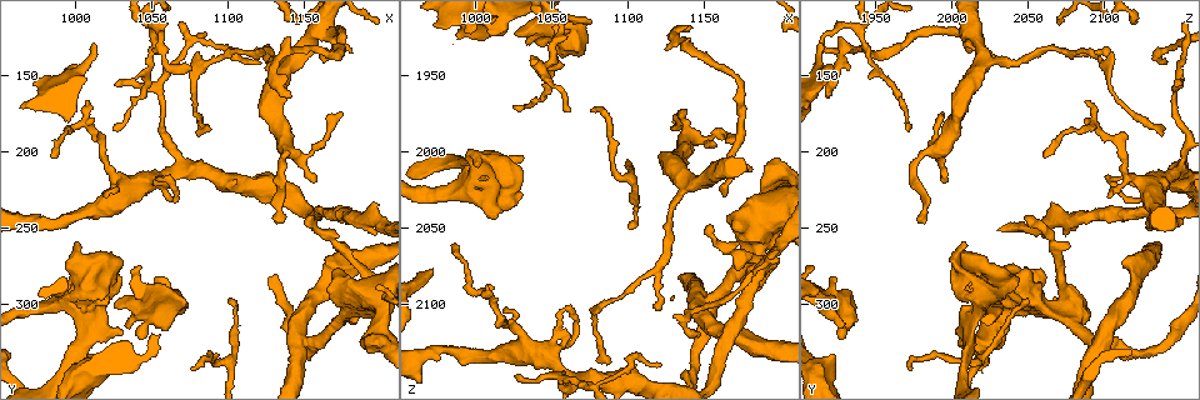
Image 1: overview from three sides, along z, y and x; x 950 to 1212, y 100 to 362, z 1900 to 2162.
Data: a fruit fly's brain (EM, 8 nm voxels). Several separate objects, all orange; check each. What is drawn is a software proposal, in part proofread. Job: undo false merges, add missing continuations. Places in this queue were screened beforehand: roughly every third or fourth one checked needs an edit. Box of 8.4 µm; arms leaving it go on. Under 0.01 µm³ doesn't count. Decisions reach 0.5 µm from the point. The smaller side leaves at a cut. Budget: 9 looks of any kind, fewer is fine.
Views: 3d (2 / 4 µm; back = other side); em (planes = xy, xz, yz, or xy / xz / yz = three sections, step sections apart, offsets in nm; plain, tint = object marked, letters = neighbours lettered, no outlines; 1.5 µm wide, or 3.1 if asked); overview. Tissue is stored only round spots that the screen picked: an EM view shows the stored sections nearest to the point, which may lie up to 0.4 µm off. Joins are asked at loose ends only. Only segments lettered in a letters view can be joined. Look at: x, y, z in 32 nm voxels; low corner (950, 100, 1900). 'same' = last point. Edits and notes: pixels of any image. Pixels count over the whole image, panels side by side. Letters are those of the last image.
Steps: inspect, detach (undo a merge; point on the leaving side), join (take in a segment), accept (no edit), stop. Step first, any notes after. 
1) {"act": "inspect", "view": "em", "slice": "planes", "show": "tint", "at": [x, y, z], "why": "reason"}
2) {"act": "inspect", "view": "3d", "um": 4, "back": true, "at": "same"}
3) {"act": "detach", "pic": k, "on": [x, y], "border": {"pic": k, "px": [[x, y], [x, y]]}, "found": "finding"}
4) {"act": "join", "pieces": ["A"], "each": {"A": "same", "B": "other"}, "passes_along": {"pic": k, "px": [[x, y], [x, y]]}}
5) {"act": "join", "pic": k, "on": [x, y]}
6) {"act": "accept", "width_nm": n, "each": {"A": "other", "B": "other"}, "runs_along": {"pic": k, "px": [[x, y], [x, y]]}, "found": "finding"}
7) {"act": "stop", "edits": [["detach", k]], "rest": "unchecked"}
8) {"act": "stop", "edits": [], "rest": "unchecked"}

{"act": "inspect", "view": "em", "slice": "planes", "show": "letters", "at": [1026, 156, 2146], "why": "an open end"}

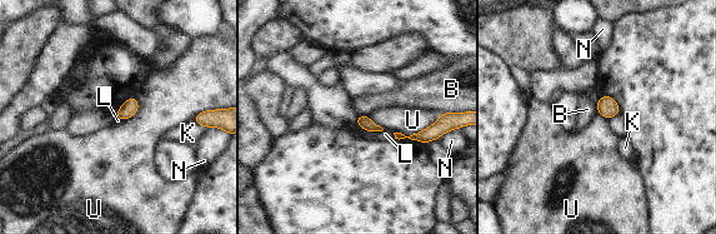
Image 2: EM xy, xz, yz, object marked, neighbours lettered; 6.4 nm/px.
{"act": "accept", "width_nm": 90, "each": {"B": "other", "K": "other", "L": "other", "N": "other", "U": "other"}, "border": {"pic": 2, "px": [[358, 115], [354, 122]]}, "found": "no lettered segment goes on from it"}

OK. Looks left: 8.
{"act": "inspect", "view": "3d", "um": 4, "at": [1036, 222, 2132]}

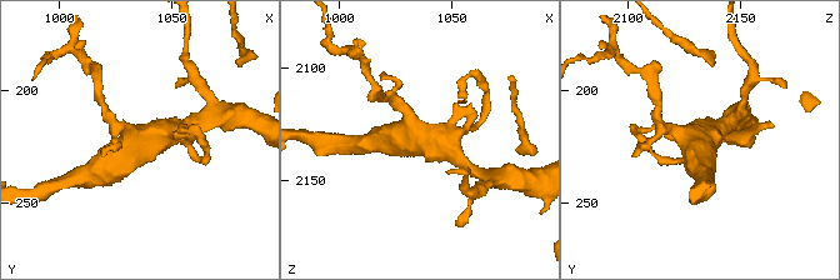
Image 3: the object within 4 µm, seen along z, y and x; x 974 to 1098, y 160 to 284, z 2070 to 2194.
{"act": "inspect", "view": "em", "slice": "planes", "show": "letters", "at": [1036, 223, 2131], "why": "need the tissue"}

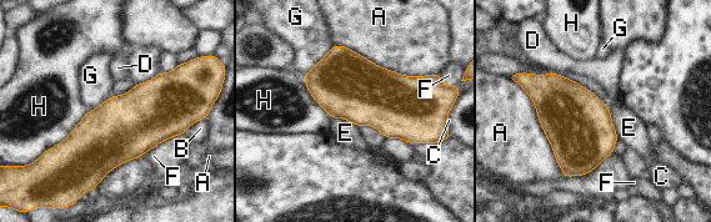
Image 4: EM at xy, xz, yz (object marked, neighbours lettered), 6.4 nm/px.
{"act": "accept", "each": {"A": "other", "B": "other", "C": "other", "D": "other", "E": "other", "F": "other", "G": "other", "H": "other"}, "border": {"pic": 4, "px": [[334, 44], [401, 74], [439, 74]]}, "found": "one neuron here"}

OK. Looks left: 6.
{"act": "inspect", "view": "3d", "um": 2, "at": [1004, 166, 2088], "why": "thin end"}

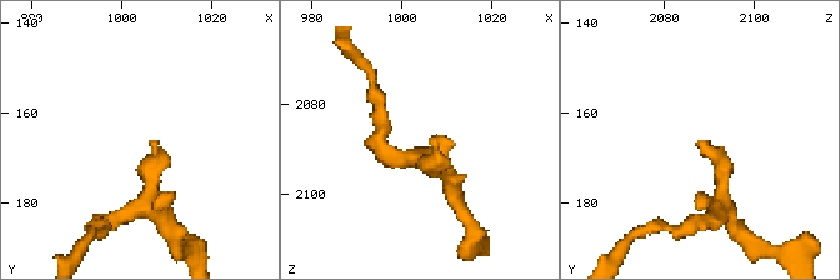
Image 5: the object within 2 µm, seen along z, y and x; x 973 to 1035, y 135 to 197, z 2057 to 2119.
{"act": "inspect", "view": "em", "slice": "yz", "step": 8, "show": "letters", "at": [1006, 167, 2089]}

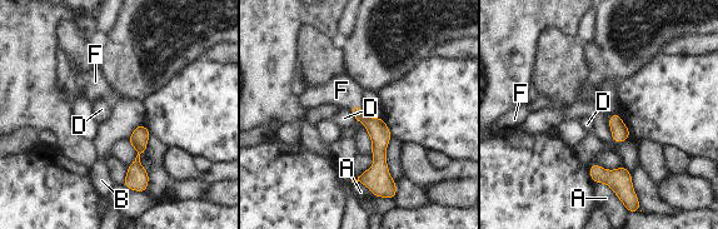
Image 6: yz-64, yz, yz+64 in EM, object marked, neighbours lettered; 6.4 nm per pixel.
{"act": "join", "pieces": ["F"], "longest_contact_nm": ["A", 170], "each": {"A": "other", "B": "other", "D": "other", "F": "same"}, "found": "it goes on there"}

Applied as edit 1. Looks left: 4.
{"act": "inspect", "view": "overview"}

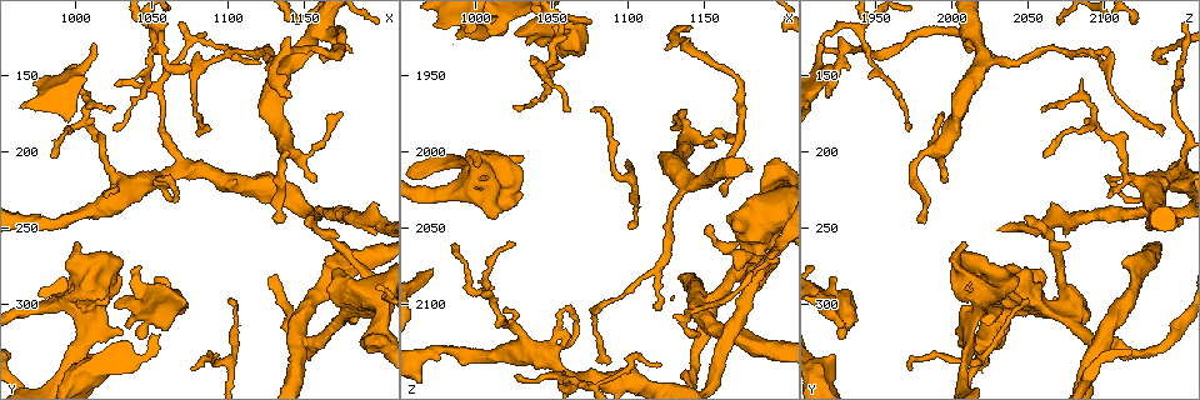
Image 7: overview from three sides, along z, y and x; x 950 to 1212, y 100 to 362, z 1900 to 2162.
{"act": "inspect", "view": "em", "slice": "xz", "step": 8, "show": "tint", "at": [1000, 258, 2010]}

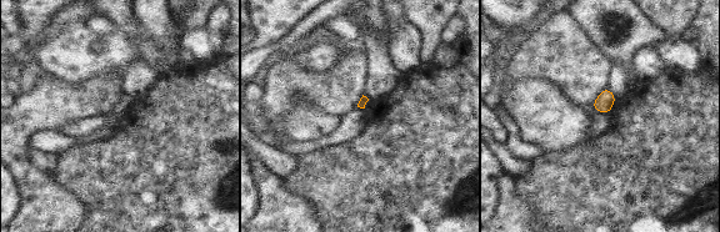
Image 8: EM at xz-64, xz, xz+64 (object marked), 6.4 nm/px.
{"act": "inspect", "view": "em", "slice": "planes", "show": "letters", "at": "same", "why": "another direction"}

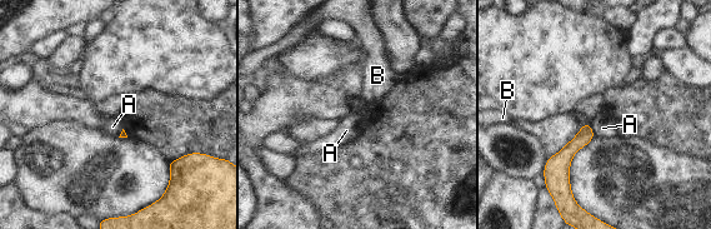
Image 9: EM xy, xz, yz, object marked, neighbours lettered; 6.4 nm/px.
{"act": "accept", "each": {"A": "other", "B": "other"}, "border": {"pic": 9, "px": [[589, 123], [595, 137]]}, "found": "no lettered segment goes on from it"}

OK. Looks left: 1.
{"act": "stop", "edits": [["join", 6]], "rest": "unchecked"}

